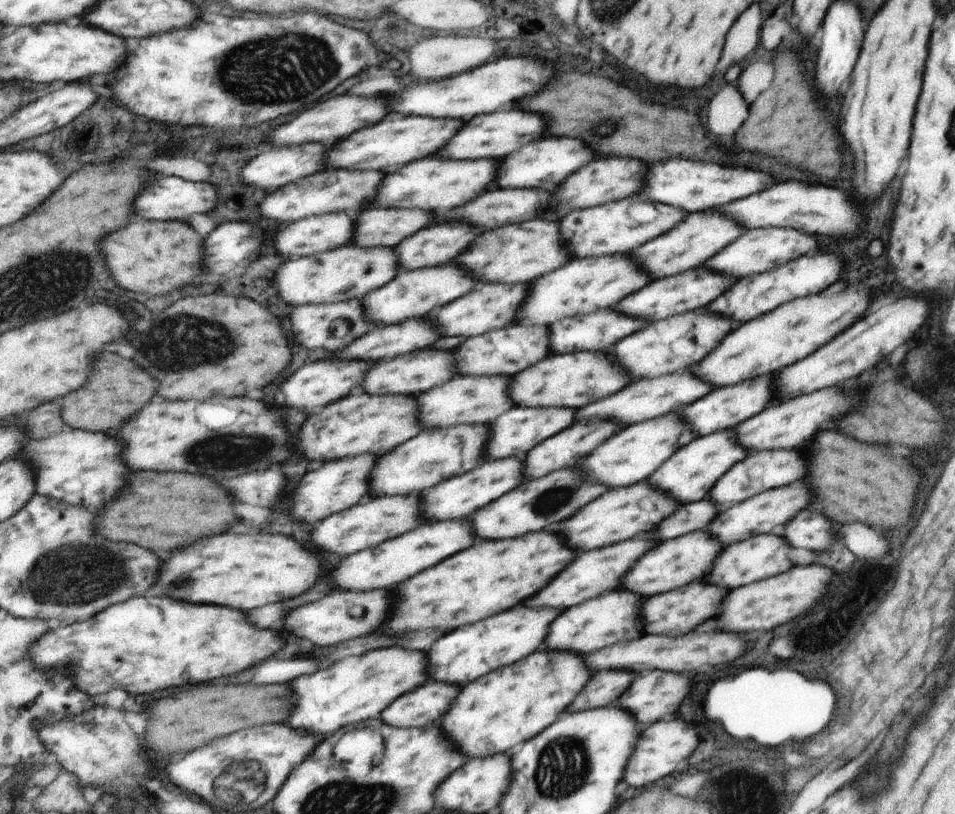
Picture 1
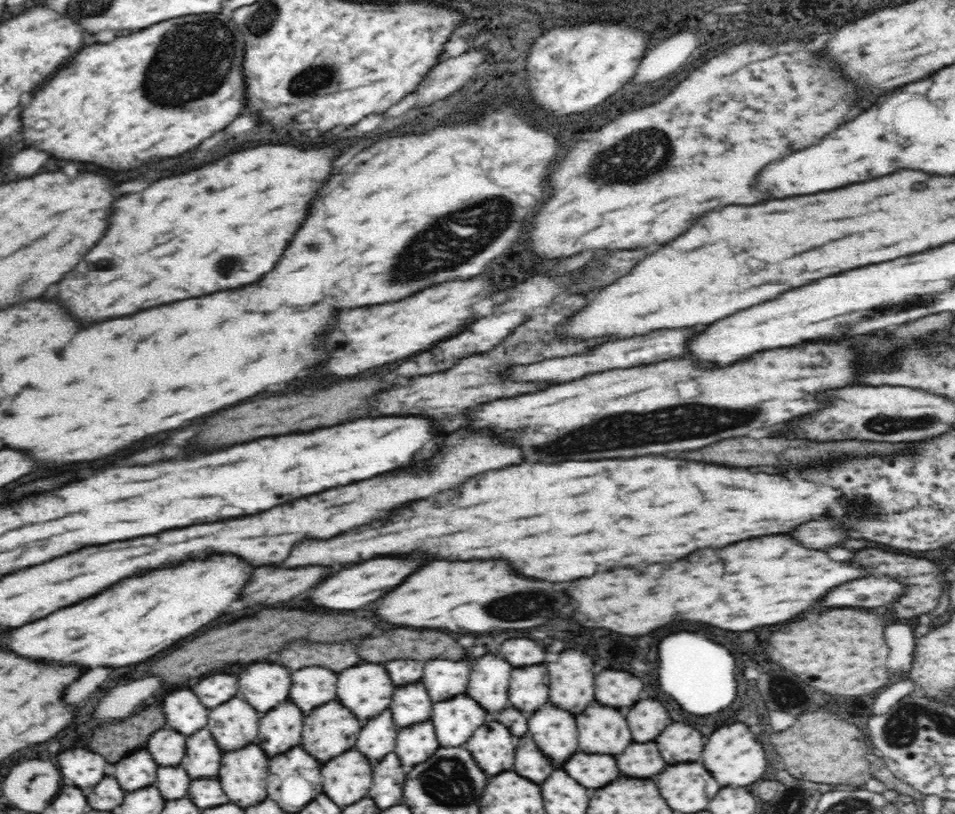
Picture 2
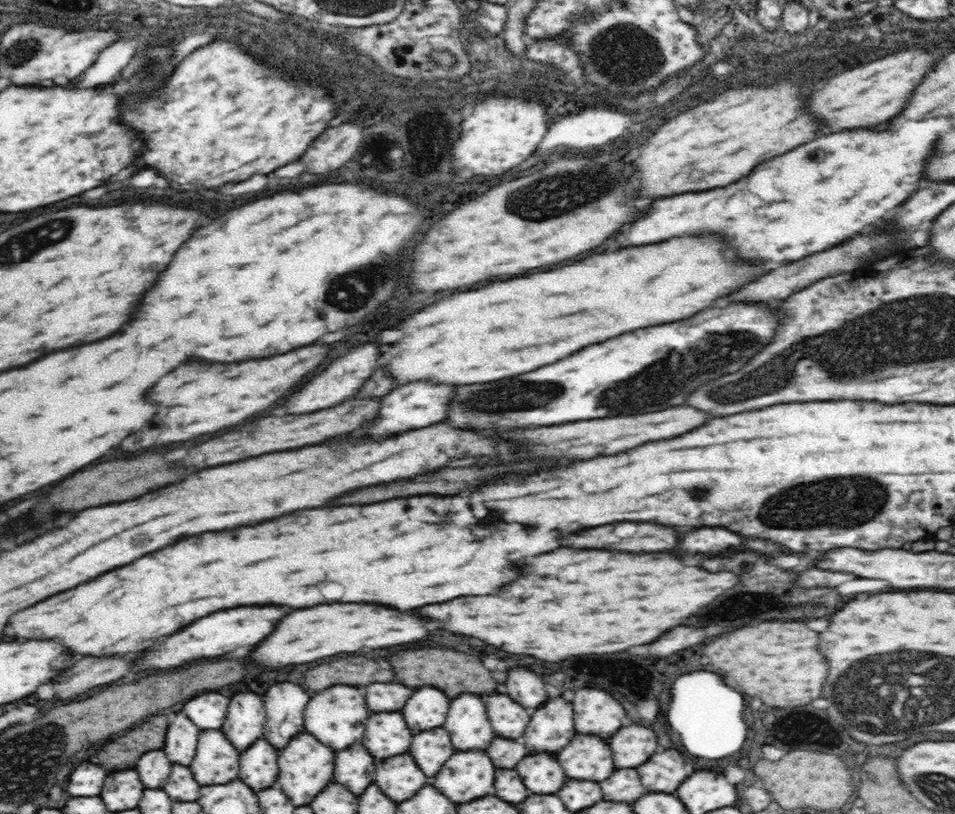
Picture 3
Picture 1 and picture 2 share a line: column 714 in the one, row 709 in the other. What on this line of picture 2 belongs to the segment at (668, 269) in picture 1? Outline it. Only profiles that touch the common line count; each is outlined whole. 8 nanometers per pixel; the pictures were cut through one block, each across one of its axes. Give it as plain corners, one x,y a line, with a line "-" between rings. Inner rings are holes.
236,696
210,712
208,728
224,752
234,752
250,742
258,742
258,714
260,712
256,712
252,704
248,704
242,696

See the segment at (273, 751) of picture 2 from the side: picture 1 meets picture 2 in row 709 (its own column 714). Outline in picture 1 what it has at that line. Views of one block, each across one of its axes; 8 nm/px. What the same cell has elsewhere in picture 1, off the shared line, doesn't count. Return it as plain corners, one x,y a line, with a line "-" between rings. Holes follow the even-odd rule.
695,268
695,272
683,272
679,276
667,276
661,280
651,280
647,288
641,288
639,292
627,296
627,300
621,300
615,304
615,312
623,312
625,316
643,316
647,322
655,322
659,318
667,318
673,314
699,310
713,302
715,296
719,296
725,288
729,288
729,280
725,276
713,274
705,268

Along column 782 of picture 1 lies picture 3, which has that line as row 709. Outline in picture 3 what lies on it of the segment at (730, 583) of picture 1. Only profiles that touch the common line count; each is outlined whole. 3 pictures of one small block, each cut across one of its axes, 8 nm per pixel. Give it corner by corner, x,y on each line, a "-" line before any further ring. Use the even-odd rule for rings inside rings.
554,698
532,714
524,734
524,746
528,744
528,752
532,752
532,748
540,748
540,752
560,752
574,734
572,706
564,702
564,698

